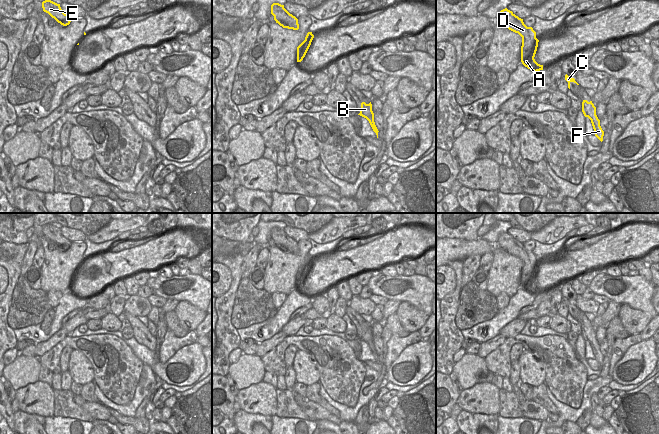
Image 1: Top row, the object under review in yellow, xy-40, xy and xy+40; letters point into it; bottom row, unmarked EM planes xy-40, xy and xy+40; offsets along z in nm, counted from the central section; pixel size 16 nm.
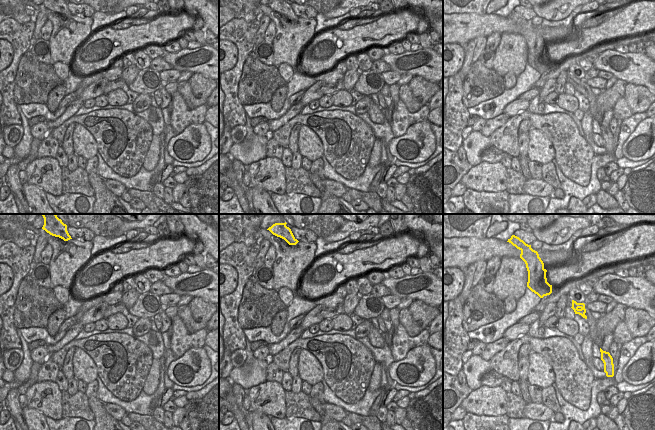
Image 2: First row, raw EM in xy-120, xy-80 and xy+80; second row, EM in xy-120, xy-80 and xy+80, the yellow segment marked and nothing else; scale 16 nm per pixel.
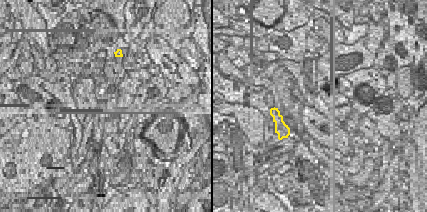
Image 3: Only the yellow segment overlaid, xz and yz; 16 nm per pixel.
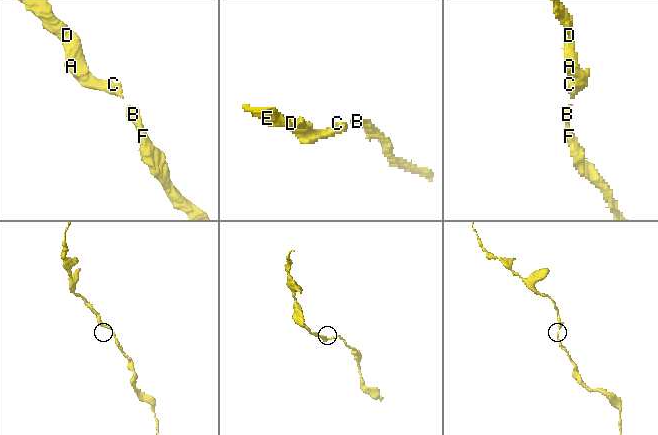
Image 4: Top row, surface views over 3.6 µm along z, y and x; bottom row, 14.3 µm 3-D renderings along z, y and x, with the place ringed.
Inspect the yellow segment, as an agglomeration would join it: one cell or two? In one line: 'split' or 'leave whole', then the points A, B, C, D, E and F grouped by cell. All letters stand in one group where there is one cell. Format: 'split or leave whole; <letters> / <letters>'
leave whole; A B C D E F

